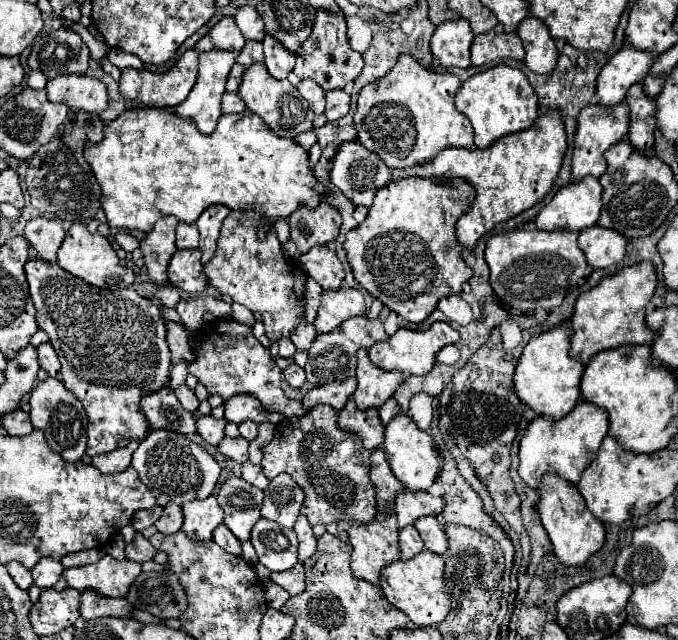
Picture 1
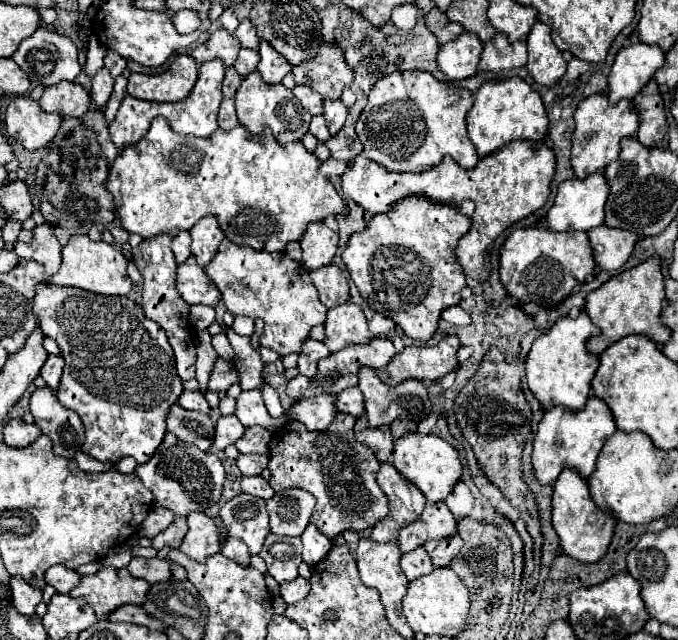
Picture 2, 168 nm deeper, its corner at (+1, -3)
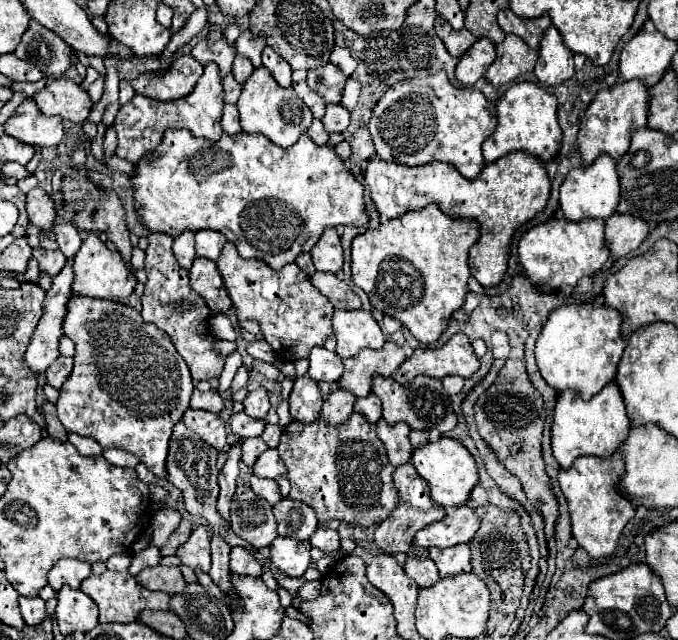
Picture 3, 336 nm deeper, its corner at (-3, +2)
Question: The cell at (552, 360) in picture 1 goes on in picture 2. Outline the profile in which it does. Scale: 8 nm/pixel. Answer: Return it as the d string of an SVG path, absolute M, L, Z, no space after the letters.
M582 312L578 318L560 318L548 332L534 340L526 358L526 378L532 394L546 410L554 406L568 410L584 408L590 396L590 382L600 364L598 356L586 350L586 342L594 332L598 332L598 326Z

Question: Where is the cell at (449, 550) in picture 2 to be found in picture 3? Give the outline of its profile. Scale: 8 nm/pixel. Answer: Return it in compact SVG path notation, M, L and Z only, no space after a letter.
M468 543L438 549L430 547L428 549L430 557L434 559L440 575L454 575L454 573L470 573L470 547Z

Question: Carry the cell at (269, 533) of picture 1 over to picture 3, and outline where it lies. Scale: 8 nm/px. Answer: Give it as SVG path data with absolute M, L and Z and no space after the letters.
M276 537L270 545L270 561L286 577L302 577L310 565L310 543L290 537Z

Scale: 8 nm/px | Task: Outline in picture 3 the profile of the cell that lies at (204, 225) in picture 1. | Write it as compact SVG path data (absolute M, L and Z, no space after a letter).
M202 229L195 233L195 251L198 257L206 257L206 259L216 261L224 243L226 243L226 237L218 231Z

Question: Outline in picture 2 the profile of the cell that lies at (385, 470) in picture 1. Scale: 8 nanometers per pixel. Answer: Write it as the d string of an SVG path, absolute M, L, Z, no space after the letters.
M382 464L378 472L378 484L388 496L390 512L374 526L370 538L376 542L396 542L398 532L406 524L412 524L420 518L426 508L426 498L392 464Z

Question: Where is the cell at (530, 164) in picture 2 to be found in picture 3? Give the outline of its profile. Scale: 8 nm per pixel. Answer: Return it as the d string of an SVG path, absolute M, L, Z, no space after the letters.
M514 151L498 161L486 165L476 179L462 177L456 167L448 163L428 163L420 167L406 167L370 159L364 171L364 181L370 187L370 197L380 217L400 217L406 211L436 203L450 217L472 217L480 223L480 237L470 249L470 273L482 287L494 287L502 281L508 267L510 239L514 231L530 221L546 207L550 197L550 179L544 161L526 151Z

